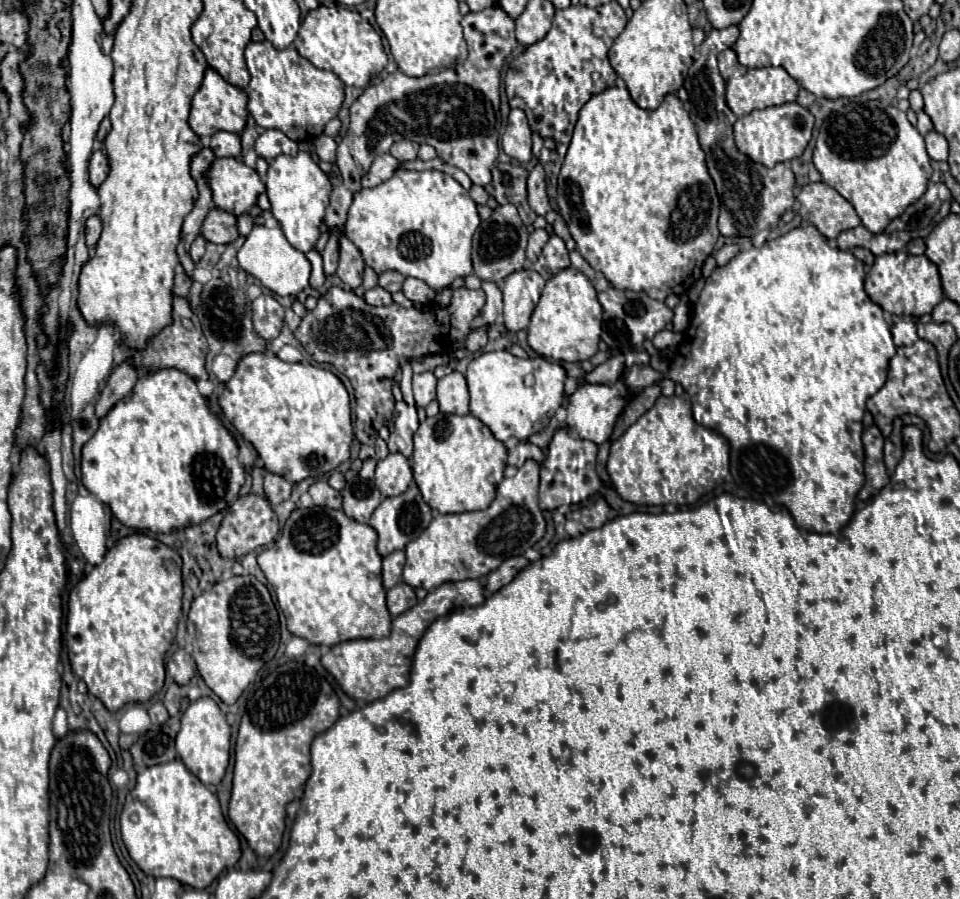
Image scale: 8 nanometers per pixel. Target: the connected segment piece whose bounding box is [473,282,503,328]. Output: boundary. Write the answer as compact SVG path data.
M483 282L483 290L487 294L487 302L485 302L485 308L481 310L481 316L473 324L473 328L479 328L481 324L493 324L503 310L503 294L499 286L495 282Z

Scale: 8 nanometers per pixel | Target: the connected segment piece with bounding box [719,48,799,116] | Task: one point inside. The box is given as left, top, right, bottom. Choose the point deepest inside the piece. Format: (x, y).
(748, 89)

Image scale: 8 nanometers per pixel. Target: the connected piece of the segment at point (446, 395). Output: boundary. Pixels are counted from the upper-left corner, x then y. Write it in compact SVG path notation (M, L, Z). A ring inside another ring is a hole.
M451 372L437 384L437 402L443 414L469 414L469 392L465 376Z

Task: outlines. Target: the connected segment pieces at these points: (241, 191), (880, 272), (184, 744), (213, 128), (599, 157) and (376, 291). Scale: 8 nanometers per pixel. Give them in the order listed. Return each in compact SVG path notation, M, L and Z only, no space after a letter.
M217 158L209 168L209 186L215 206L235 216L249 212L259 194L265 192L257 170L237 158Z
M907 250L877 256L875 264L865 276L865 292L885 312L895 316L911 316L911 318L931 314L931 310L943 300L937 266L927 256L913 256Z
M199 698L197 702L189 704L189 708L181 716L181 730L175 738L175 750L187 770L195 774L203 784L219 784L225 776L229 764L229 748L231 748L231 730L221 714L219 706L211 698Z
M209 68L205 72L205 78L203 78L203 84L201 84L199 92L193 96L193 102L191 102L189 124L197 132L197 136L211 136L219 130L241 134L245 124L247 124L247 116L249 116L247 94L241 88L227 84L213 68Z
M607 88L599 94L595 94L579 112L579 120L575 124L575 132L567 150L567 156L563 160L561 172L559 172L559 192L557 192L557 206L559 212L563 216L563 220L567 222L567 228L573 236L573 240L577 242L577 250L581 252L581 256L591 264L591 268L603 272L603 276L615 286L615 288L627 288L633 292L645 292L655 300L665 300L669 294L685 294L693 288L693 284L701 278L701 268L705 258L713 252L713 246L719 238L719 230L717 230L717 216L719 216L719 196L715 192L713 180L707 172L705 166L705 152L699 146L697 140L697 132L695 132L695 124L689 118L689 112L683 110L681 100L675 94L665 96L665 100L661 102L661 106L657 110L643 110L639 108L627 88Z
M375 286L371 290L365 292L365 302L371 304L371 306L389 306L393 300L391 300L391 294L385 292L381 286Z

